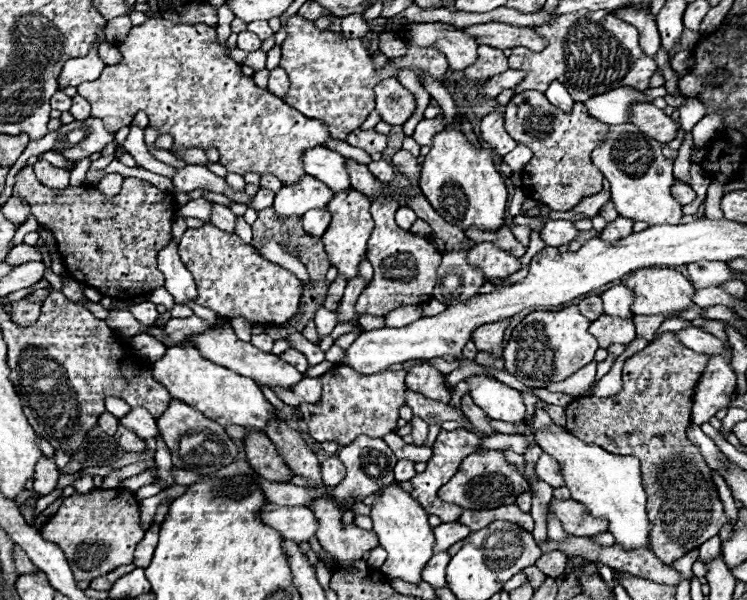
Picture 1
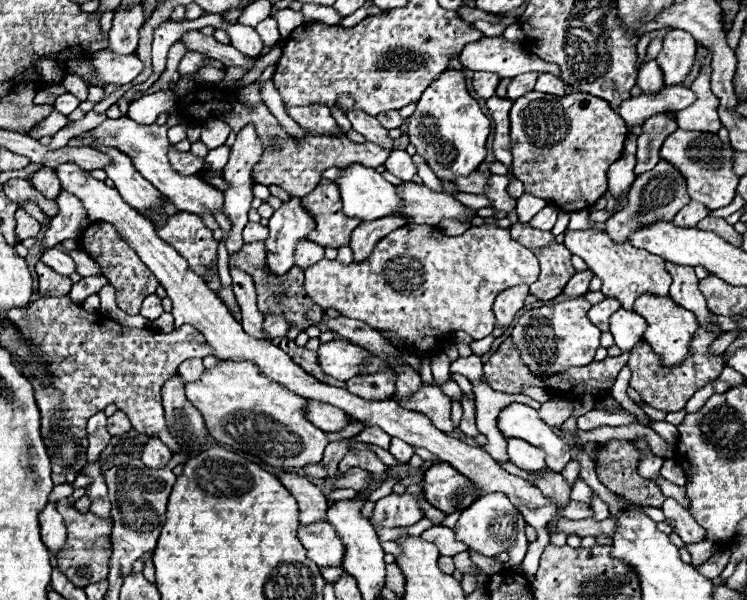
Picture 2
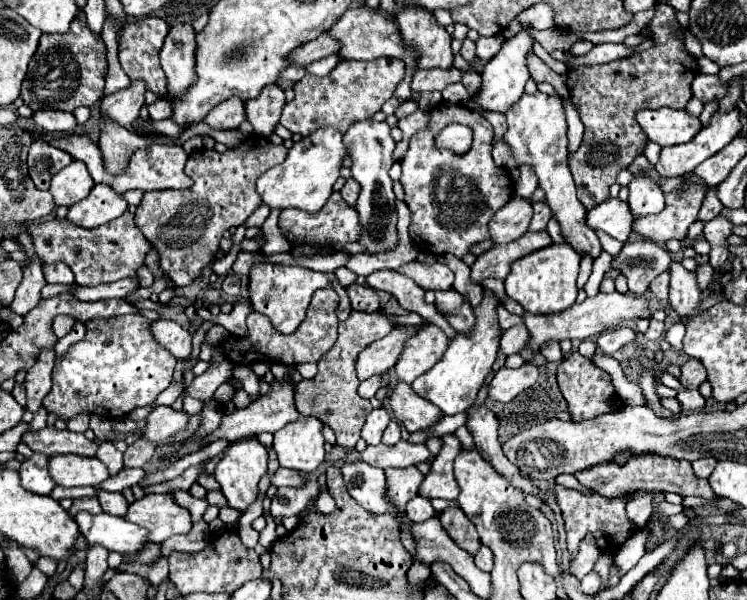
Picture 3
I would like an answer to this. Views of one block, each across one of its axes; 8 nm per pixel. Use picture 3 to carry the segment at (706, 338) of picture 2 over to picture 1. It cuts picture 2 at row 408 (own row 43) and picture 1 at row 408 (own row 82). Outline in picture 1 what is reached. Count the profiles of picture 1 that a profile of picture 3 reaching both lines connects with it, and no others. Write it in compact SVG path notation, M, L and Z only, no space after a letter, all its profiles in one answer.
M664 332L656 342L648 344L638 354L630 356L622 368L622 390L610 398L578 398L570 402L566 408L568 416L568 432L584 442L594 442L612 454L636 456L642 468L642 484L648 494L646 512L652 524L652 552L662 564L672 566L690 550L704 544L708 538L716 536L720 528L726 524L726 516L722 510L722 500L718 496L718 488L712 480L712 468L706 464L698 446L692 444L686 436L686 430L692 426L690 410L692 410L692 392L696 382L706 368L708 358L694 354L684 348L670 332Z

